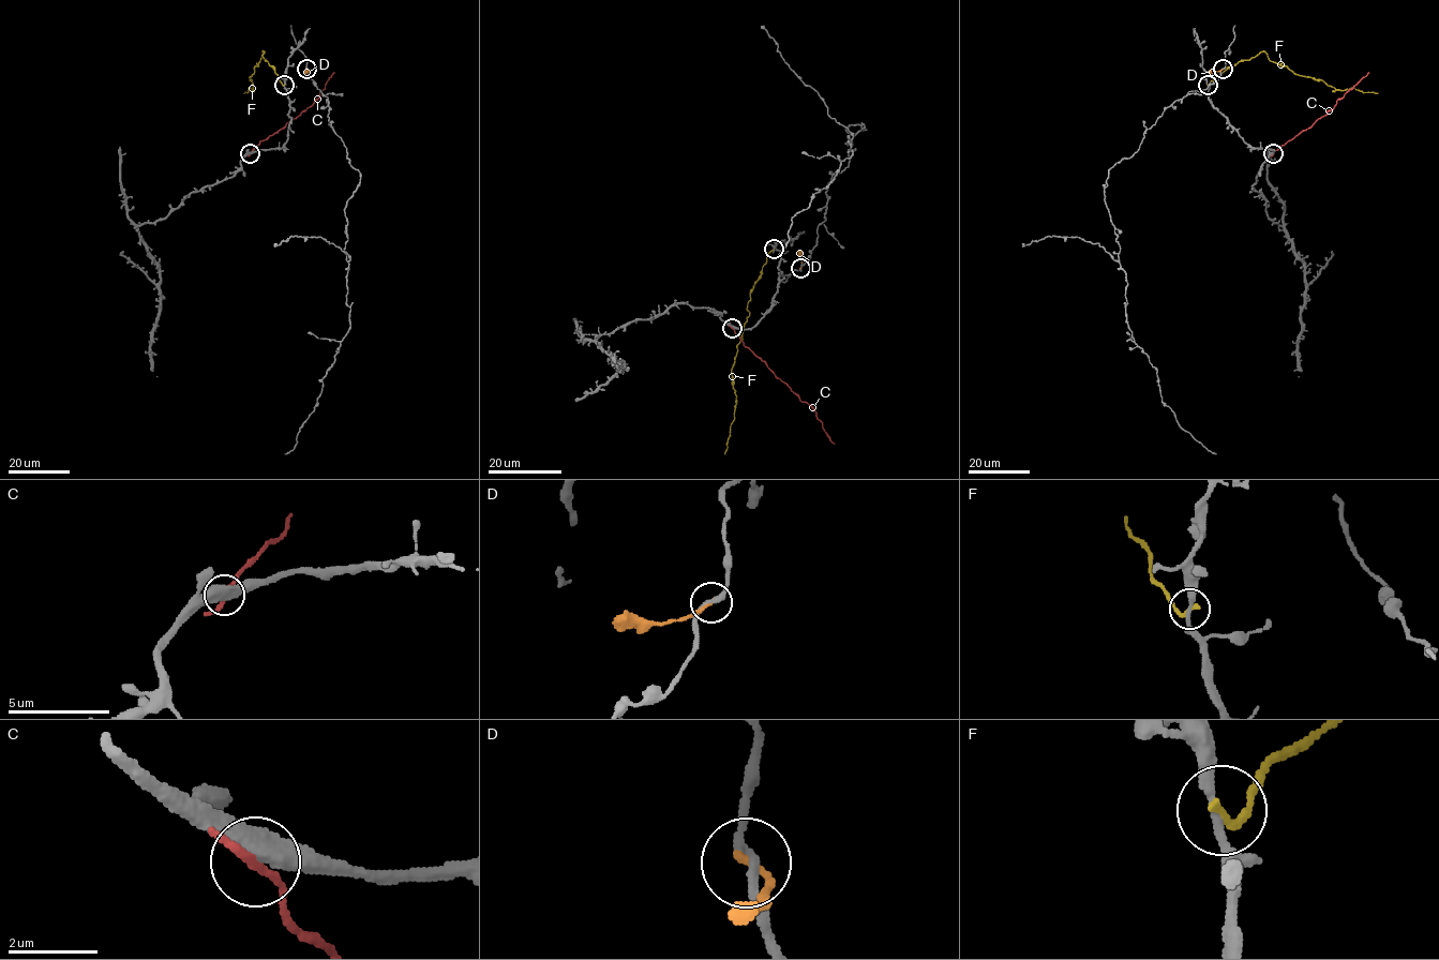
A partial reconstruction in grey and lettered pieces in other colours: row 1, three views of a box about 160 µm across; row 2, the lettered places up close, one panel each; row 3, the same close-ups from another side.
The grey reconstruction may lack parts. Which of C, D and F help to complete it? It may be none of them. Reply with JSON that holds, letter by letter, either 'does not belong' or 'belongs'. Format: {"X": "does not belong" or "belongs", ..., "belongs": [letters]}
{"C": "does not belong", "D": "belongs", "F": "does not belong", "belongs": ["D"]}

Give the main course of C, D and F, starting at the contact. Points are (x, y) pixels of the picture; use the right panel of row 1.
C: (1273, 153), (1334, 107), (1338, 99), (1369, 72)
D: (1223, 69), (1208, 71)
F: (1208, 85), (1239, 61), (1263, 50), (1271, 61), (1300, 75), (1321, 79), (1336, 89), (1354, 88), (1378, 93)

